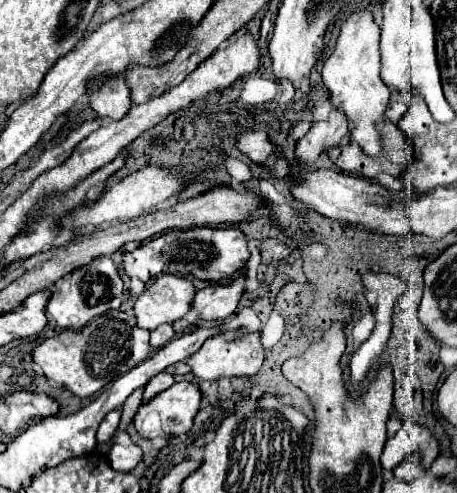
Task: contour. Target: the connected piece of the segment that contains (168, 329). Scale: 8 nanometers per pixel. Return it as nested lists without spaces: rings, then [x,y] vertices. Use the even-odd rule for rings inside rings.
[[[162,324],[160,328],[150,332],[150,346],[152,348],[162,348],[164,344],[168,344],[174,338],[174,328],[170,324]]]

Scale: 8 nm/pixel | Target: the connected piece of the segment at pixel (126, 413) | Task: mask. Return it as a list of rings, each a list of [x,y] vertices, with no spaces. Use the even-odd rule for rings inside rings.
[[[138,388],[138,390],[136,390],[132,396],[128,396],[128,400],[124,402],[124,406],[122,406],[122,422],[120,422],[118,434],[120,434],[120,432],[124,432],[124,428],[132,422],[134,414],[136,414],[136,410],[138,410],[138,406],[140,406],[142,392],[144,392],[144,388]]]

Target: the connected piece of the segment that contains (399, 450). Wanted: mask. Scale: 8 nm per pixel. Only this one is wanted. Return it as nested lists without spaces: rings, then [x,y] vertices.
[[[406,420],[404,426],[392,438],[386,440],[384,452],[380,456],[382,468],[394,470],[410,452],[420,452],[424,456],[422,458],[424,468],[430,468],[432,462],[440,454],[440,442],[422,424],[416,424],[412,420]]]

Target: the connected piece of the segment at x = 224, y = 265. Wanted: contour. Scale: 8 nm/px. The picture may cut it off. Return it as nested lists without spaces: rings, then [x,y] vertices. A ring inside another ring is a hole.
[[[198,226],[188,230],[170,230],[160,234],[148,242],[144,242],[134,252],[126,252],[122,258],[120,268],[130,276],[142,282],[158,274],[178,274],[178,276],[192,276],[196,280],[206,280],[220,284],[226,278],[234,276],[250,258],[250,250],[246,246],[246,236],[238,228],[210,228]]]

